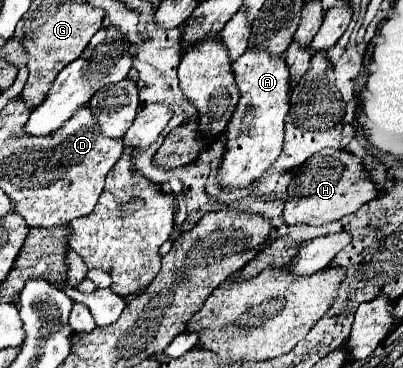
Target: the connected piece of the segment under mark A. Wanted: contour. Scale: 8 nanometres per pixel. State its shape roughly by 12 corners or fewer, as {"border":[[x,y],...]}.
{"border":[[248,48],[232,68],[224,190],[252,184],[282,152],[290,72]]}

